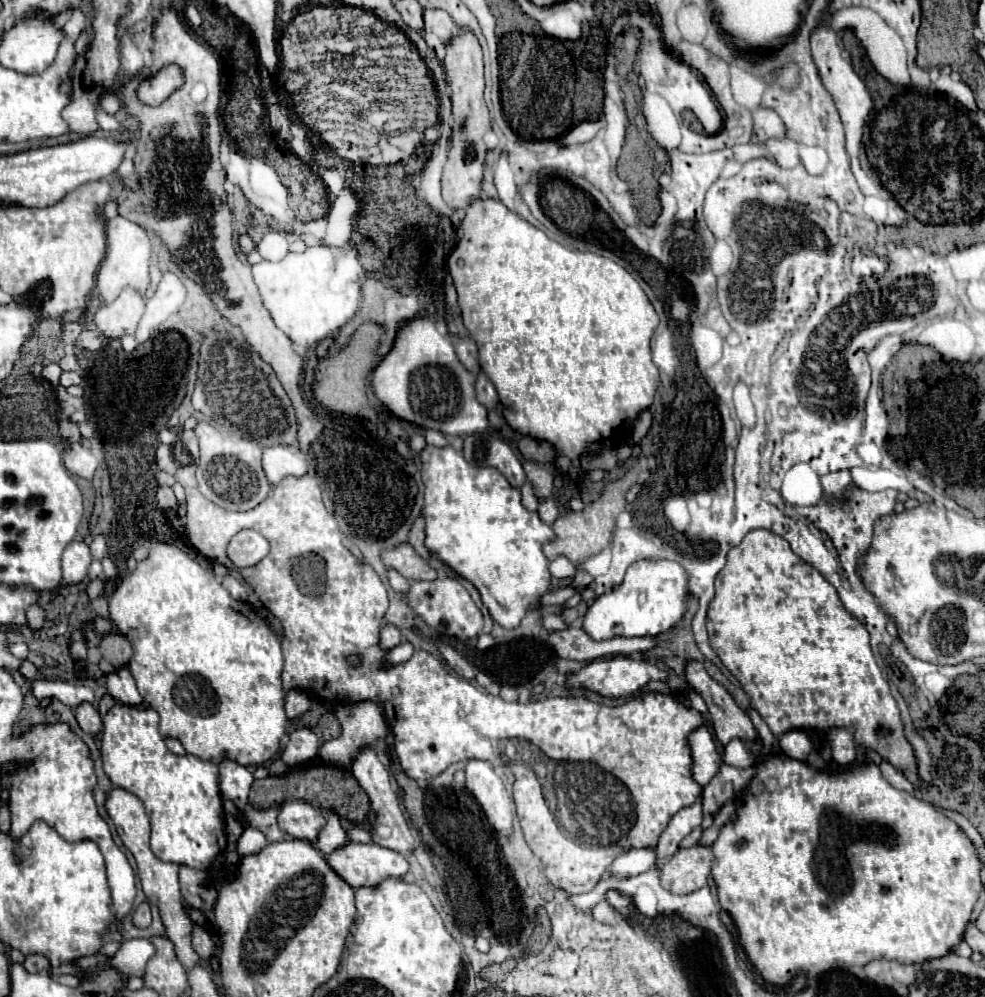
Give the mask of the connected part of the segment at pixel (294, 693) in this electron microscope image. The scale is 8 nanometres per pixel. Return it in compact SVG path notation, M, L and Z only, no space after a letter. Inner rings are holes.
M290 690L285 695L285 711L288 718L304 714L306 710L310 710L310 704L312 704L310 698L300 690Z

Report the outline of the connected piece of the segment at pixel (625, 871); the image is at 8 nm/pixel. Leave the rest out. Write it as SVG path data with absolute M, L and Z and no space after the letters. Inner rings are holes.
M632 848L628 852L622 852L612 862L612 874L616 876L634 876L642 874L654 866L660 866L664 860L656 854L654 848Z

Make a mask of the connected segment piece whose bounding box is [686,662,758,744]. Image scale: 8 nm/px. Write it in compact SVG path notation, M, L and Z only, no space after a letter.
M690 662L686 666L686 678L690 686L706 700L706 706L714 722L715 737L722 744L728 744L728 740L732 738L740 738L746 744L756 742L758 734L754 730L752 720L736 706L732 696L706 674L700 662Z

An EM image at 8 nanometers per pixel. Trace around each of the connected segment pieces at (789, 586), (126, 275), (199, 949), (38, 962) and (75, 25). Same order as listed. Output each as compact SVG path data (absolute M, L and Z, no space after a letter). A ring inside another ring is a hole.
M752 530L752 532L748 532L744 536L744 540L738 546L734 546L728 552L728 564L726 564L726 568L716 578L716 596L710 602L706 626L708 626L708 636L710 636L710 644L712 644L714 652L720 656L722 664L738 678L738 682L742 684L742 688L744 688L744 692L746 692L746 696L750 700L750 708L754 708L764 718L764 722L768 724L768 728L772 730L774 736L782 736L782 734L786 734L790 730L804 730L804 732L816 730L812 740L820 742L820 740L824 740L824 736L826 736L826 732L830 728L854 728L854 742L856 742L856 746L860 746L864 750L878 752L882 756L882 760L890 762L896 770L900 770L914 784L916 790L926 792L926 784L918 776L918 760L916 760L914 748L912 748L912 744L908 742L908 738L904 734L904 724L902 724L902 718L900 718L898 704L896 704L894 696L890 694L890 686L884 680L884 676L882 676L882 672L880 672L880 668L878 668L878 664L874 660L874 654L870 650L870 634L866 632L866 628L854 616L850 616L844 610L838 594L834 592L834 586L828 584L800 556L796 556L792 552L790 544L782 536L778 536L778 534L770 532L770 530Z
M112 218L106 220L106 258L100 264L96 276L96 292L102 296L104 304L110 304L118 298L122 288L130 286L136 290L146 290L150 284L150 260L152 260L152 242L142 226L126 220L126 218Z
M194 924L194 928L192 928L192 948L204 960L208 960L214 954L214 942L212 942L210 934L198 924Z
M32 954L32 956L26 956L26 960L24 960L24 968L28 970L28 972L48 972L48 968L50 968L50 962L44 958L44 956L38 956L38 954Z
M72 10L72 18L64 24L64 32L66 36L80 36L80 32L86 28L86 18L80 10Z

